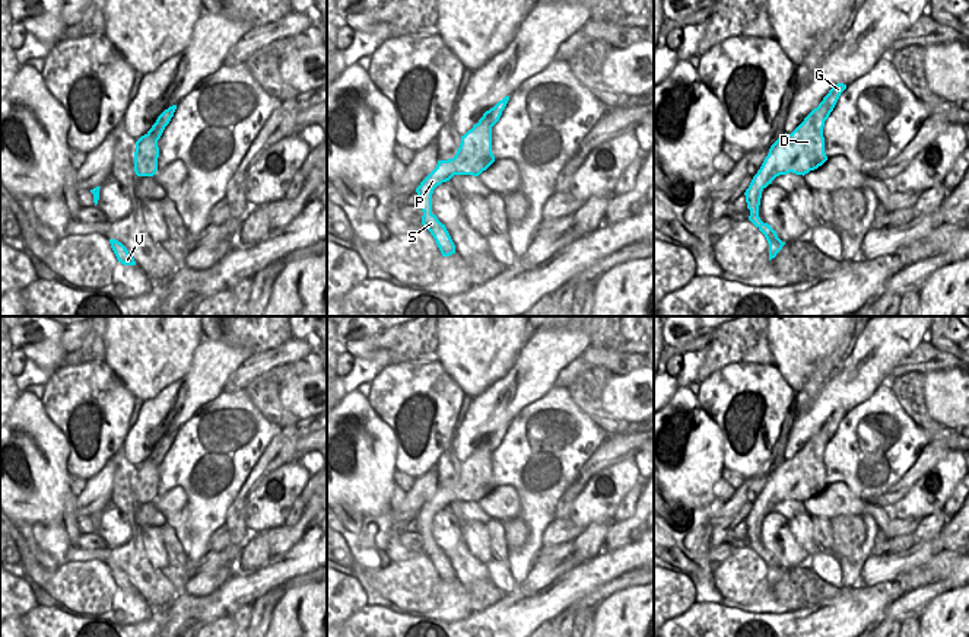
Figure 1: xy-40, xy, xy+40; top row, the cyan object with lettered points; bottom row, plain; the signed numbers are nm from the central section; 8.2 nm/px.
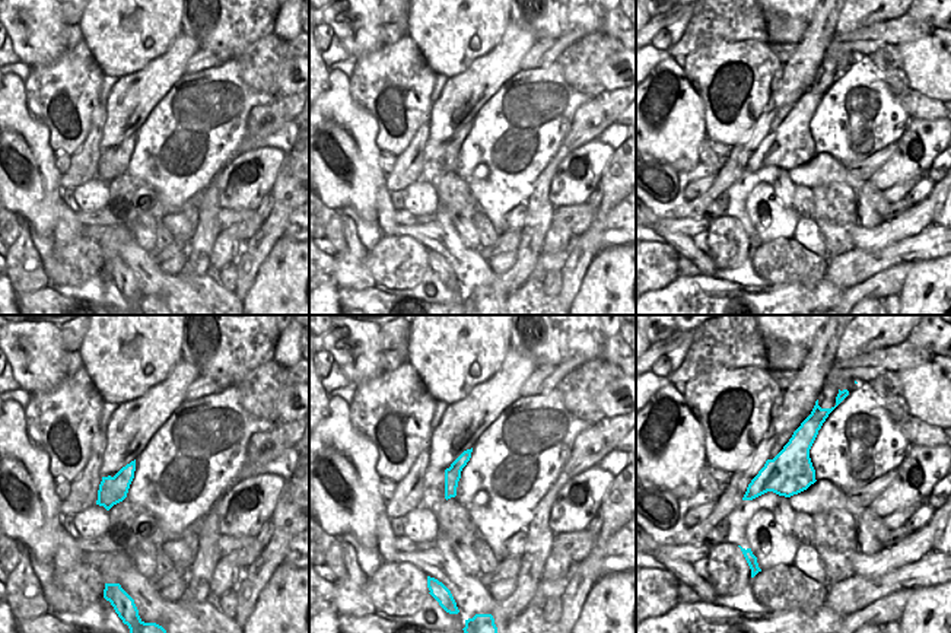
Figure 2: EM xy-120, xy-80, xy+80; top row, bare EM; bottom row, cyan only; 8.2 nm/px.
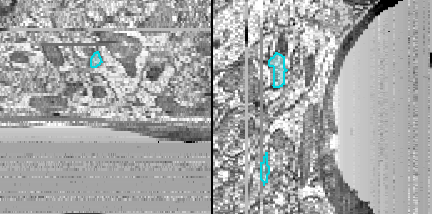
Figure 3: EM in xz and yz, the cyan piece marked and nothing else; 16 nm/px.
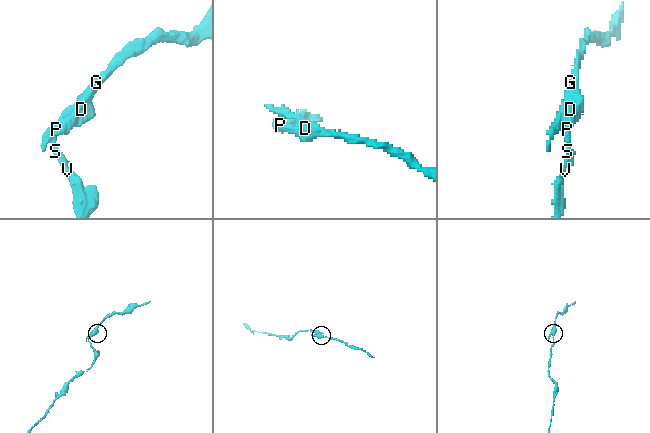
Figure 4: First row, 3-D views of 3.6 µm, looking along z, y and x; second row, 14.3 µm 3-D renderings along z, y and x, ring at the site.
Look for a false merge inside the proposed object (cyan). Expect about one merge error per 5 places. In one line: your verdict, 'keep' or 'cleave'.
cleave

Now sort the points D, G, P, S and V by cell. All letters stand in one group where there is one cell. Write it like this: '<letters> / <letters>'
D P S V / G

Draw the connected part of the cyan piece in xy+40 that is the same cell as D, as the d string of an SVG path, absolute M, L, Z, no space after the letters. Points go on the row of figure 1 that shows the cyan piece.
M814 108L791 134L785 133L779 137L771 146L760 169L744 192L750 210L749 220L769 243L769 261L776 257L785 242L778 238L771 224L763 223L759 217L762 191L779 175L792 172L804 176L827 160L823 127L832 111L833 108L825 112Z

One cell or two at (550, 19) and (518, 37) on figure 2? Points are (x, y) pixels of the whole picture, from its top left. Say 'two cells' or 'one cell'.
two cells

